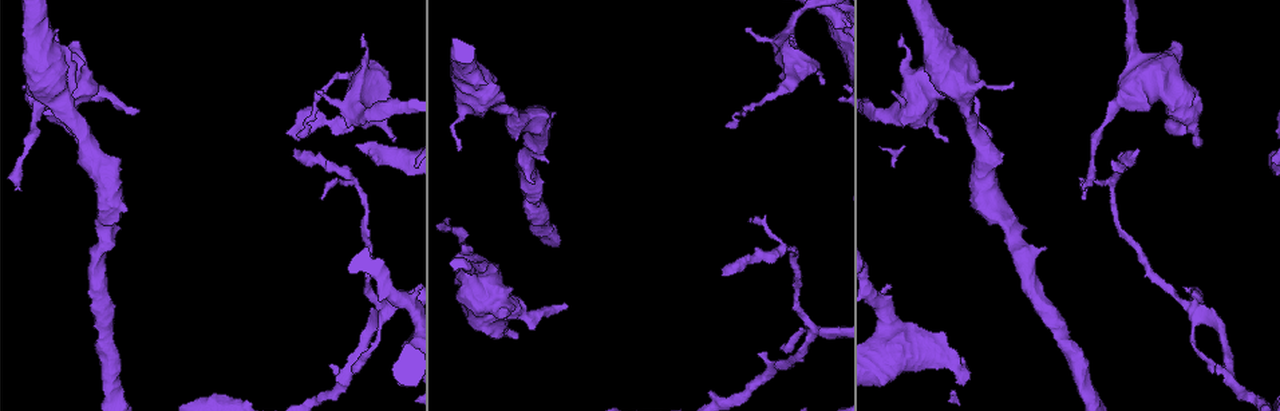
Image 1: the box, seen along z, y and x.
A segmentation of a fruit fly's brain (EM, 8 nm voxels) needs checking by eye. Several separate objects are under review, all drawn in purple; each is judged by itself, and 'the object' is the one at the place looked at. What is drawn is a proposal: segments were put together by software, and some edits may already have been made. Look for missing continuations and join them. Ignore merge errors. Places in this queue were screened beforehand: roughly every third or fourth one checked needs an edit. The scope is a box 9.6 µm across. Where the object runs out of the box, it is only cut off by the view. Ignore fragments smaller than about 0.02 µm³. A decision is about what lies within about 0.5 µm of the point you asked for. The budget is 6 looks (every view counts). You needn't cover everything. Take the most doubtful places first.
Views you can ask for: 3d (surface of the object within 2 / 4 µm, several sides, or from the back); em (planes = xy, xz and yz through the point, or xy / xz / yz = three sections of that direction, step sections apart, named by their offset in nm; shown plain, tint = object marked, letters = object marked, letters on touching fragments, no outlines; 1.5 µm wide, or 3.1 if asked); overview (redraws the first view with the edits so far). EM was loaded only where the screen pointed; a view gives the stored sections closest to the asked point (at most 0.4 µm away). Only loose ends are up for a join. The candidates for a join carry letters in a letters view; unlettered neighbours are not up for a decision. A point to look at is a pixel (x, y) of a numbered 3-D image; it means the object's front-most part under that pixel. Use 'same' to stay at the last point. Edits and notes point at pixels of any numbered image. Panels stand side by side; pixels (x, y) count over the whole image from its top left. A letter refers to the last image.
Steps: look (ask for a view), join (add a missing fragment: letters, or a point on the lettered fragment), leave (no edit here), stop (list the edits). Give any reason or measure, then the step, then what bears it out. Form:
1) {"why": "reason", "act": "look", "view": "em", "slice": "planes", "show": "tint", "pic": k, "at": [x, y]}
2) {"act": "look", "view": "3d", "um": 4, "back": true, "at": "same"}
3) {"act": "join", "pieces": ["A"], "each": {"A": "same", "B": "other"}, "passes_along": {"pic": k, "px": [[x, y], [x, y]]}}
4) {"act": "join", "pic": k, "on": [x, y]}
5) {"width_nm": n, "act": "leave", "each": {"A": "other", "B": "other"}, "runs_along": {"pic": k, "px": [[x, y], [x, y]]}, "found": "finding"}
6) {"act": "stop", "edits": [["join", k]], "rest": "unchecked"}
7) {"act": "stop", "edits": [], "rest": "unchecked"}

{"why": "free end", "act": "look", "view": "3d", "um": 4, "pic": 1, "at": [1138, 152]}

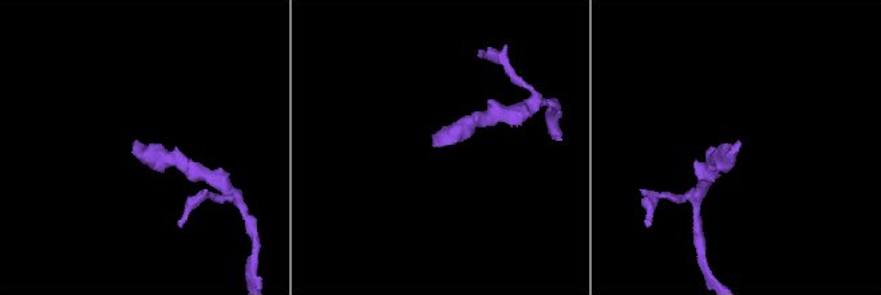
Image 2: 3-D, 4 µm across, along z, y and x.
{"act": "look", "view": "em", "slice": "planes", "show": "letters", "pic": 2, "at": [133, 147]}

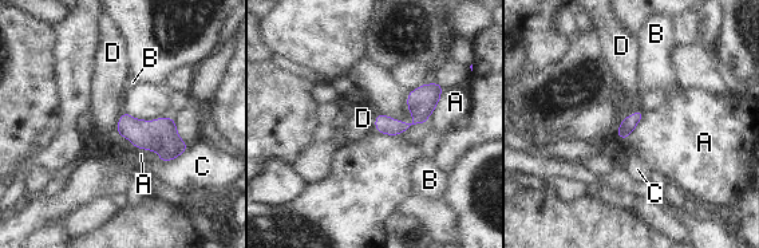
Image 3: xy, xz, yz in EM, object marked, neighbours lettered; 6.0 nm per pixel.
{"act": "leave", "each": {"A": "other", "B": "other", "C": "other", "D": "other"}, "found": "none of them fits"}

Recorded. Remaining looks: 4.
{"why": "an open end", "act": "look", "view": "3d", "um": 2, "back": true, "pic": 1, "at": [138, 112]}

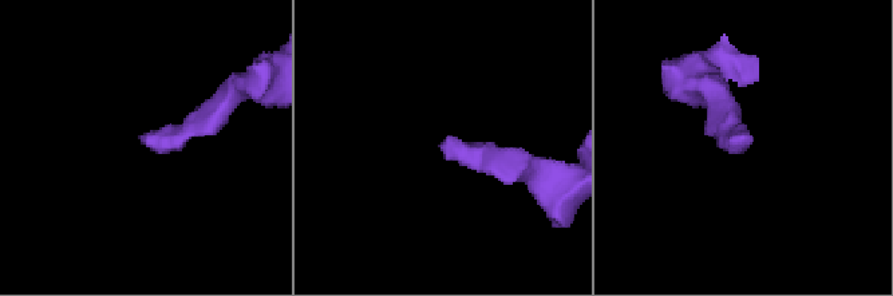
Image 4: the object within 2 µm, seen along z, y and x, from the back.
{"why": "need the tissue", "act": "look", "view": "em", "slice": "xy", "step": 8, "show": "tint", "pic": 4, "at": [745, 138]}

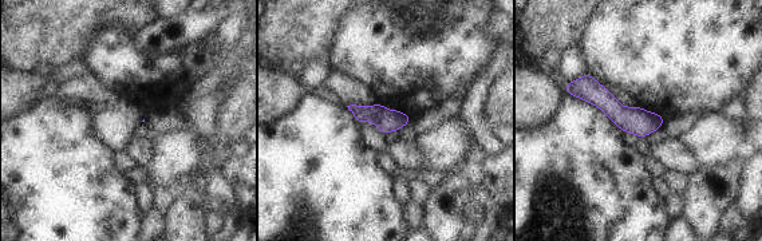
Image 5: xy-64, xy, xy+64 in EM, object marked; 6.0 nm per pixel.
{"why": "what lies round it", "act": "look", "view": "em", "slice": "xy", "step": 8, "show": "letters", "at": "same"}

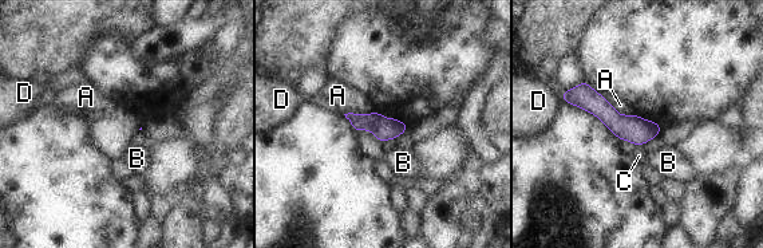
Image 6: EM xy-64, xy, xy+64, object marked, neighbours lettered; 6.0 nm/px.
{"act": "leave", "each": {"A": "other", "B": "other", "C": "other", "D": "other"}, "runs_along": {"pic": 6, "px": [[576, 98], [656, 130]]}, "found": "no lettered fragment goes on from it"}

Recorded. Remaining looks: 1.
{"act": "stop", "edits": [], "rest": "unchecked"}

